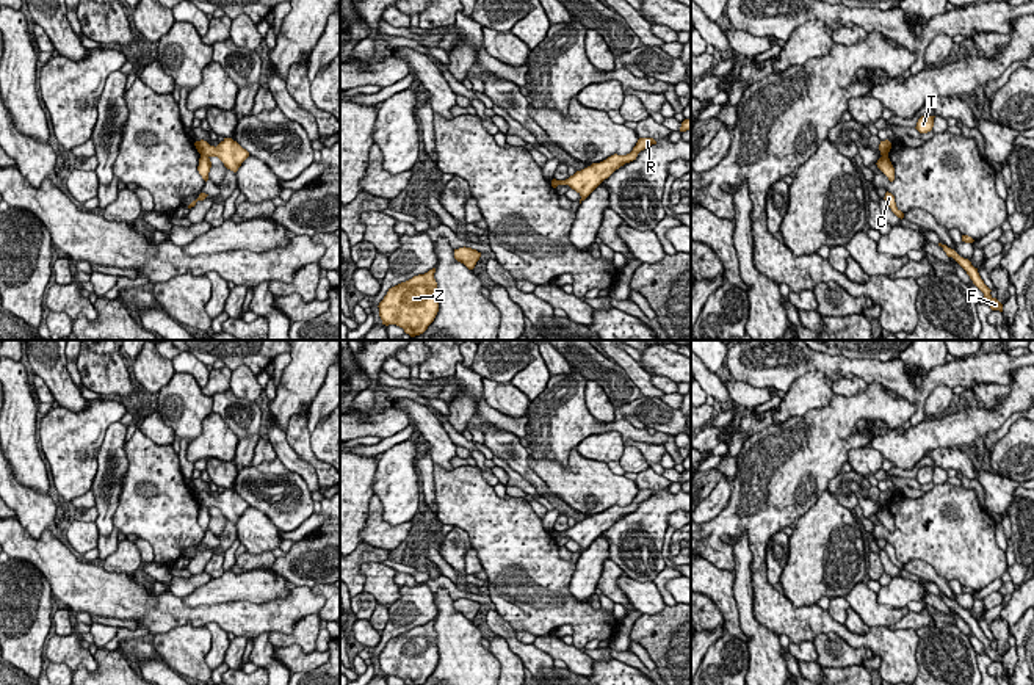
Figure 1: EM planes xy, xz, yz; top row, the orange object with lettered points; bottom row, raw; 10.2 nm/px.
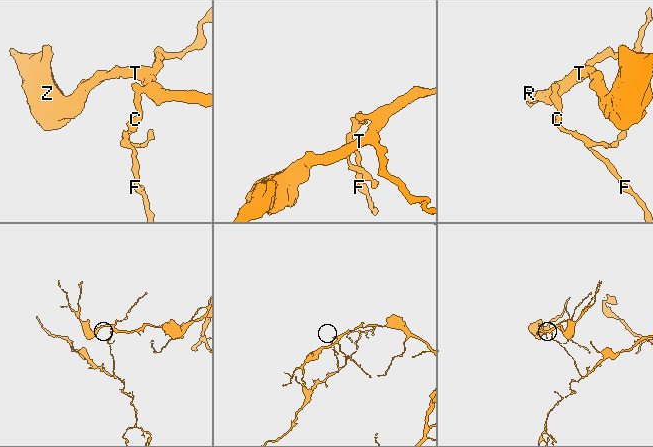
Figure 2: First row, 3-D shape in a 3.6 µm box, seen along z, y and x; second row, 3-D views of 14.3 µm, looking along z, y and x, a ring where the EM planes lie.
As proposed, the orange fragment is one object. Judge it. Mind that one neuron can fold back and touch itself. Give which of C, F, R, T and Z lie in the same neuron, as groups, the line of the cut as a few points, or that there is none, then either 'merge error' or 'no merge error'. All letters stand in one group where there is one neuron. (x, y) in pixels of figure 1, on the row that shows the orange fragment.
C F / R T Z | xy (201, 154), (207, 157) | merge error

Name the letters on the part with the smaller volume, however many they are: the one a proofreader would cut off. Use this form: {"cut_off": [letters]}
{"cut_off": ["C", "F"]}

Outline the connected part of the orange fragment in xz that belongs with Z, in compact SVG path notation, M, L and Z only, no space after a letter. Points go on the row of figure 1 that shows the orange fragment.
M436 268L389 288L379 303L382 324L396 324L410 337L423 334L439 312Z

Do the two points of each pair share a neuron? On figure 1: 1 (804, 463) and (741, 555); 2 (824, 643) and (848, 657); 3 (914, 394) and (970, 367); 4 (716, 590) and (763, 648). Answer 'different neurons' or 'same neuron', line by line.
1: different neurons
2: same neuron
3: same neuron
4: different neurons

